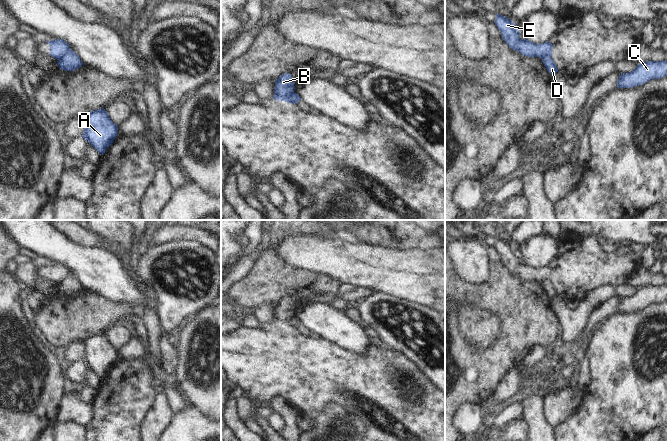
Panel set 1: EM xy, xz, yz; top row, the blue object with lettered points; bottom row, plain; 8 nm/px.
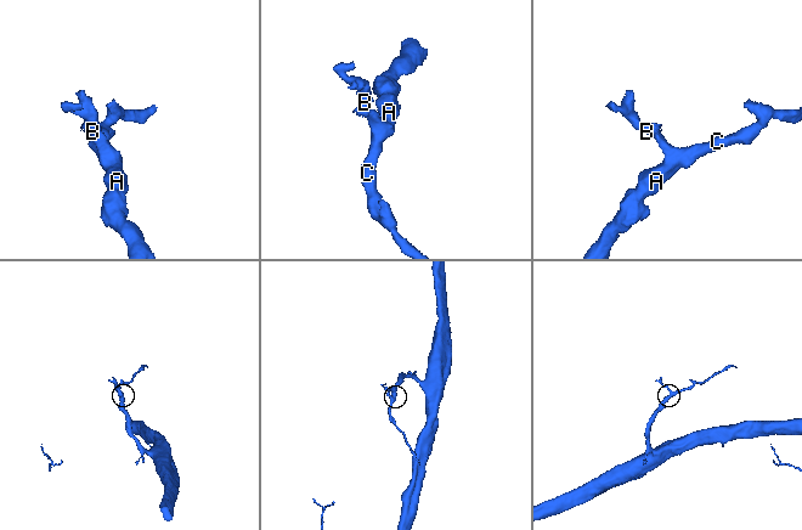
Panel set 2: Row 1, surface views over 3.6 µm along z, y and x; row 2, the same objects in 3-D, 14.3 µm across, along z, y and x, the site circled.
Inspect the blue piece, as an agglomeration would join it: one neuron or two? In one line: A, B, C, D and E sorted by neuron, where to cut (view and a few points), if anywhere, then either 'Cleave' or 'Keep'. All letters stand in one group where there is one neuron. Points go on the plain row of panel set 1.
Groups: A C D / B E. Split along xz (293, 315), (288, 319), (290, 326). Cleave.

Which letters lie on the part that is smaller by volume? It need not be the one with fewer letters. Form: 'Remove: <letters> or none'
Remove: B, E

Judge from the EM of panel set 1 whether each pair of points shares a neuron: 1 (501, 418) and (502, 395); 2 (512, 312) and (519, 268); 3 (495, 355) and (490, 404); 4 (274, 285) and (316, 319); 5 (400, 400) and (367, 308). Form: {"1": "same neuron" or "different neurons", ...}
{"1": "different neurons", "2": "different neurons", "3": "different neurons", "4": "different neurons", "5": "different neurons"}

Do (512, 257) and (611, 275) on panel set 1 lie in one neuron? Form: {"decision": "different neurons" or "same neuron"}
{"decision": "same neuron"}

